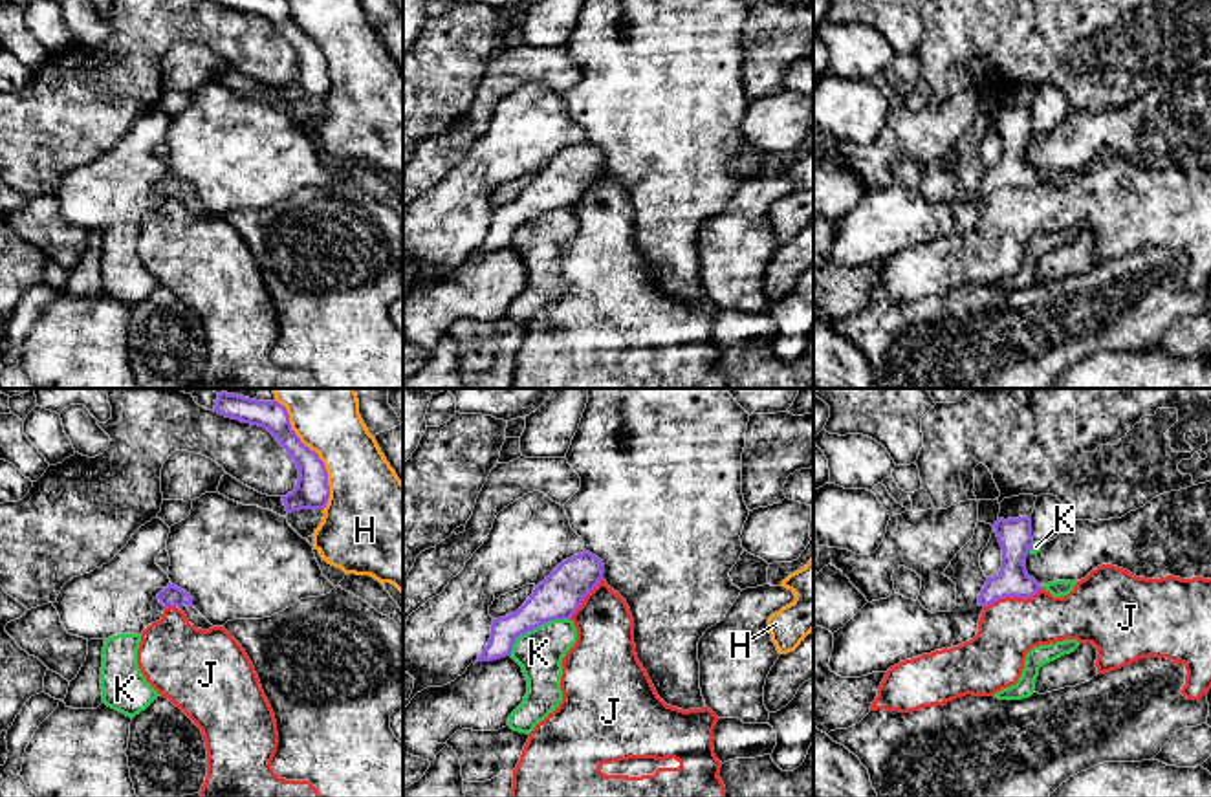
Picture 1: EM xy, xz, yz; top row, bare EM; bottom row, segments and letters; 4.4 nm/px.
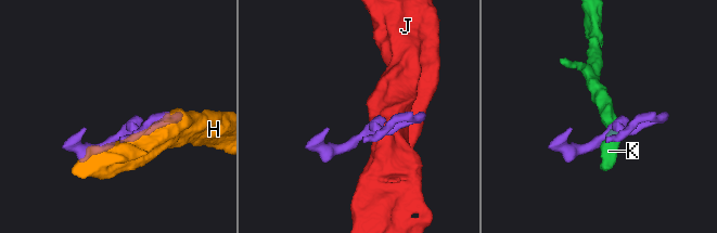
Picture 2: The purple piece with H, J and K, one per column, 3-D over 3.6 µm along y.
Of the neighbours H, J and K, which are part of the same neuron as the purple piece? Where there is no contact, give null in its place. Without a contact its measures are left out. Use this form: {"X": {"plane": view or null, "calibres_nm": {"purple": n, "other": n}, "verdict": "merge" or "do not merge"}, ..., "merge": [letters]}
{"H": {"plane": "xy", "calibres_nm": {"purple": 160, "other": 320}, "verdict": "do not merge"}, "J": {"plane": "yz", "calibres_nm": {"purple": 140, "other": 260}, "verdict": "do not merge"}, "K": {"plane": "xz", "calibres_nm": {"purple": 190, "other": 200}, "verdict": "do not merge"}, "merge": []}

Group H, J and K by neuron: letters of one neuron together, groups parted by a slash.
H / J / K

